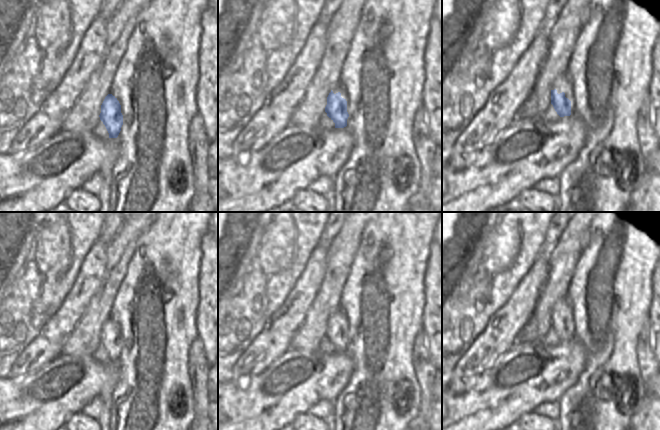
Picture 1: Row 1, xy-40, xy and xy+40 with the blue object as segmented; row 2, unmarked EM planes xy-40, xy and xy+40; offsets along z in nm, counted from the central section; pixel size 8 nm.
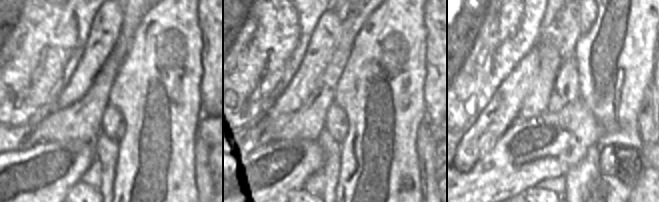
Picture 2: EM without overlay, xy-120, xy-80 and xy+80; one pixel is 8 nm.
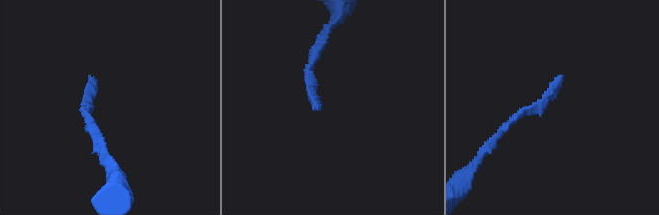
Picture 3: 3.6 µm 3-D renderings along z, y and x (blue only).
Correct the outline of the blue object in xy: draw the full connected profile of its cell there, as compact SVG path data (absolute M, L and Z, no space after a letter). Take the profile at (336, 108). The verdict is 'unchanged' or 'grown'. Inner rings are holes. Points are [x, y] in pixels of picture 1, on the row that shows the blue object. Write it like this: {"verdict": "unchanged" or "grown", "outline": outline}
{"verdict": "unchanged", "outline": "M331 92L327 97L327 105L325 107L327 116L335 123L335 128L344 128L347 126L349 114L347 112L347 101L341 97L341 93Z"}

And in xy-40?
{"verdict": "unchanged", "outline": "M112 94L105 97L99 117L109 133L109 138L117 138L123 125L123 115L119 101Z"}

